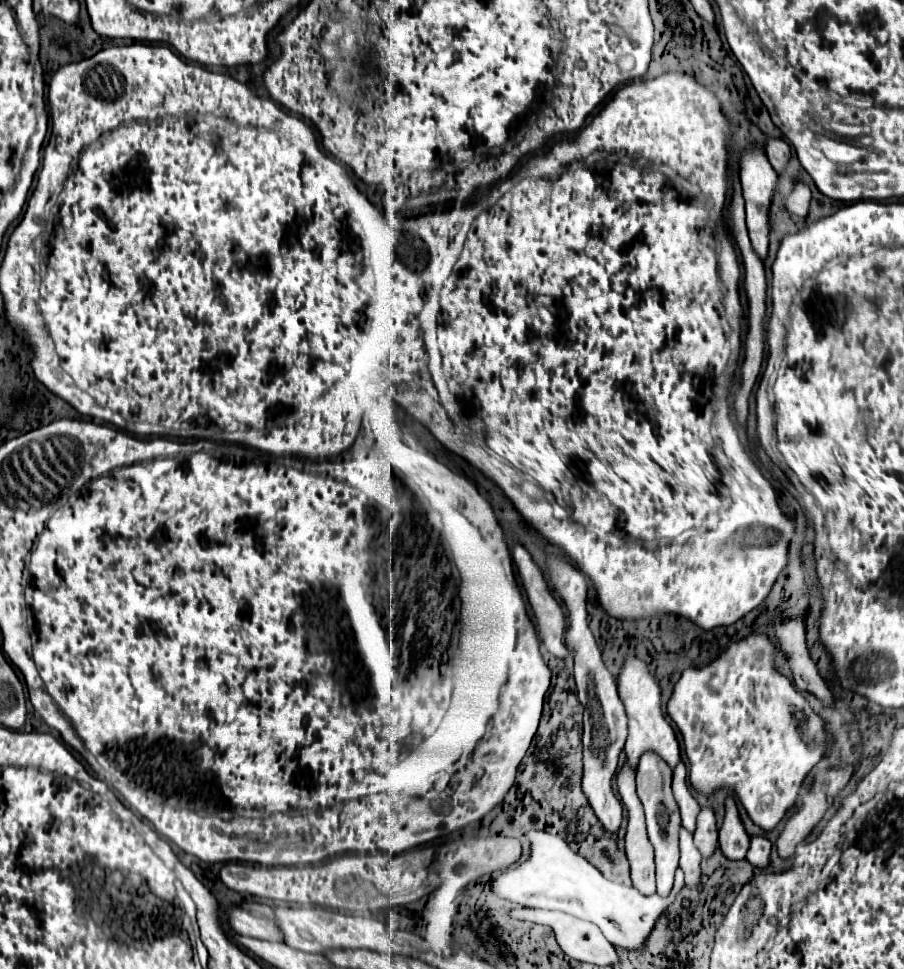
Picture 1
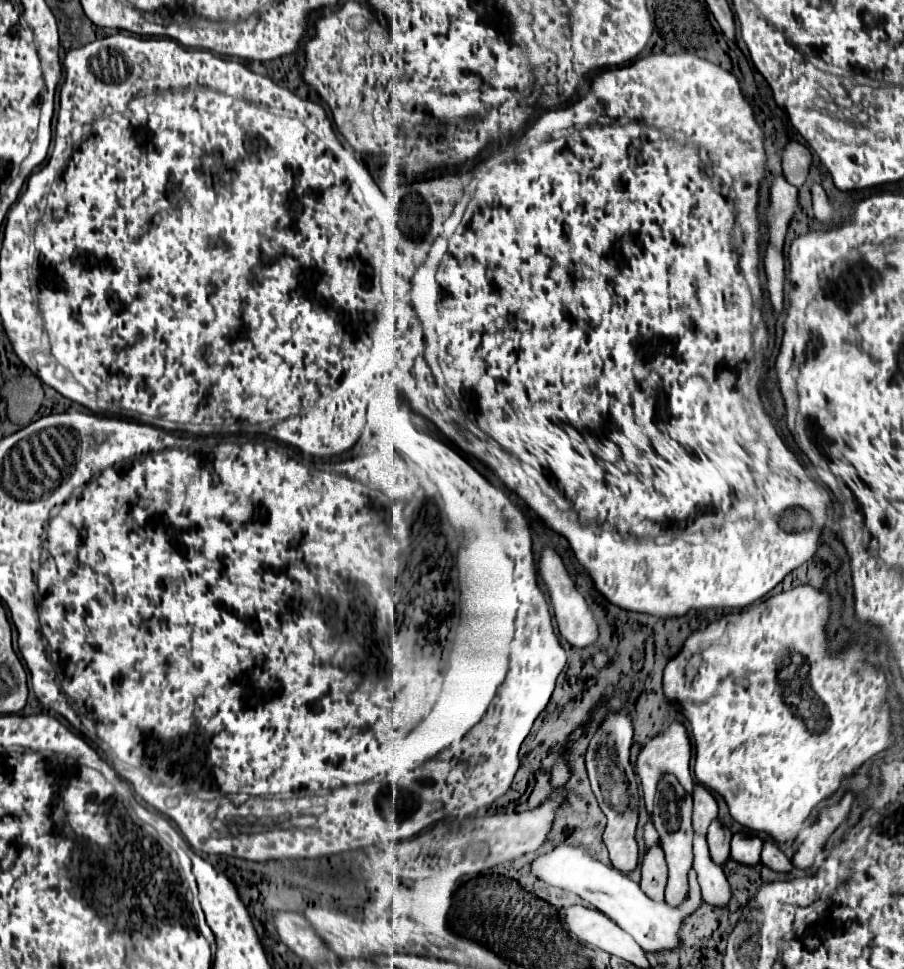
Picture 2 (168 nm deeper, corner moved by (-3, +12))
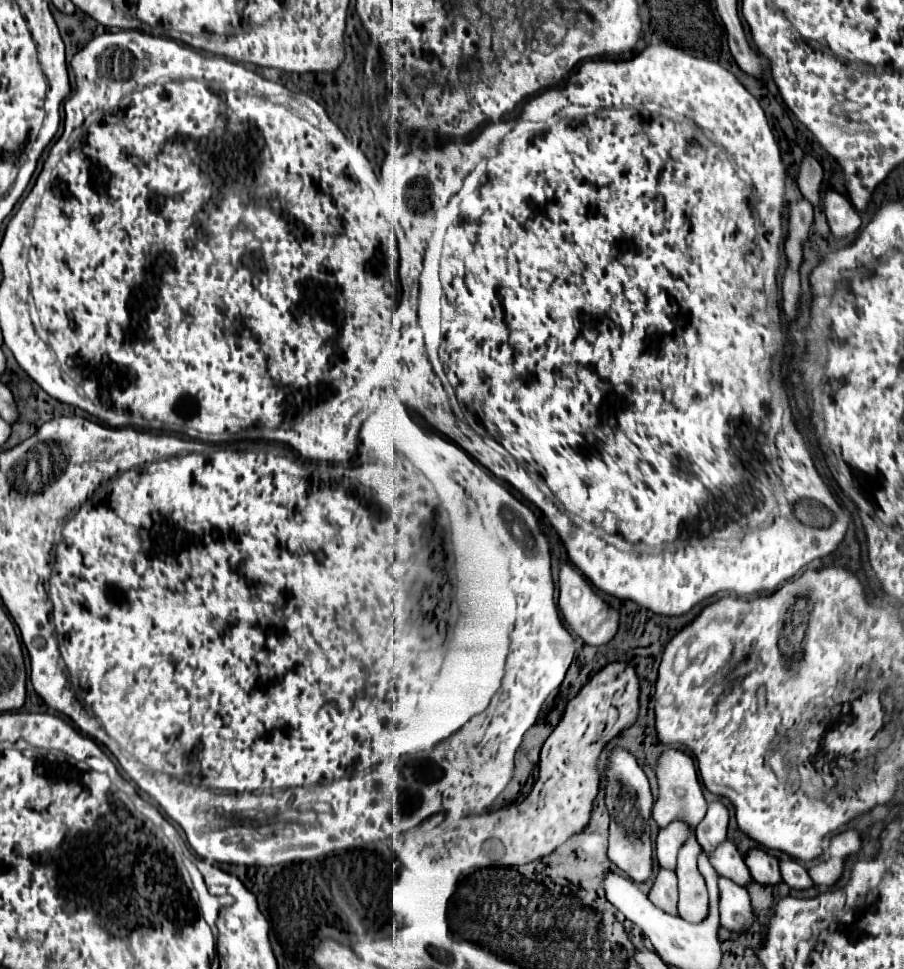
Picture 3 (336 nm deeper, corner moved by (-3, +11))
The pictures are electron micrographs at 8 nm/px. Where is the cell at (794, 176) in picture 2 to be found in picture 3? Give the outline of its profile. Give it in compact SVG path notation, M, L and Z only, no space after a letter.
M804 155L800 169L798 169L798 177L796 177L798 189L800 193L812 203L816 205L820 201L820 183L822 183L822 165L812 157L812 155Z

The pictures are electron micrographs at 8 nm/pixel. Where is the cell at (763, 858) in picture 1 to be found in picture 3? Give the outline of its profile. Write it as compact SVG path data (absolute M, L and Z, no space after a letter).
M780 859L780 873L784 883L788 883L794 889L808 889L812 887L812 879L808 877L806 869L796 863L794 859Z

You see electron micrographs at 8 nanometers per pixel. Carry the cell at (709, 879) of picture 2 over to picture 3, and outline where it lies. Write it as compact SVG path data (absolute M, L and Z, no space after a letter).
M720 875L718 889L720 889L720 925L730 931L748 929L754 921L754 913L750 907L746 887Z

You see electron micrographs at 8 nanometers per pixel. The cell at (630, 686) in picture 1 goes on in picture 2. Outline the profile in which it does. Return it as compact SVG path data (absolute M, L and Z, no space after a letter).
M678 722L670 724L662 734L658 734L656 738L652 738L650 742L646 742L638 754L638 764L636 764L636 772L640 776L642 782L642 790L644 790L644 800L646 800L646 808L652 814L652 806L654 806L654 796L656 796L656 784L660 780L660 776L664 774L674 774L678 778L678 782L686 788L688 794L692 794L692 788L696 786L692 776L690 776L690 756L692 756L692 748L690 748L690 740L686 734L686 728Z

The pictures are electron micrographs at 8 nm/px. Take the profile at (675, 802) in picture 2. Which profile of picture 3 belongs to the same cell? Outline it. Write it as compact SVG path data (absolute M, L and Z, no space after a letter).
M690 835L678 851L676 875L678 875L678 915L686 921L702 921L708 913L708 893L702 875L696 869L702 847Z

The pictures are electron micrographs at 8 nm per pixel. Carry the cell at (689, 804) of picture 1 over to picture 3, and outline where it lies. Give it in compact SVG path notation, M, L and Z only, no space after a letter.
M720 801L708 803L704 819L696 827L696 839L704 851L712 851L720 841L726 839L728 829L728 809Z

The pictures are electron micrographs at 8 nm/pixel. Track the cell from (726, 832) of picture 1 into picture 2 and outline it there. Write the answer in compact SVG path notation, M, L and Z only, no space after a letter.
M734 834L732 838L732 858L740 864L756 866L760 864L760 852L762 852L762 840L758 836L744 836Z

